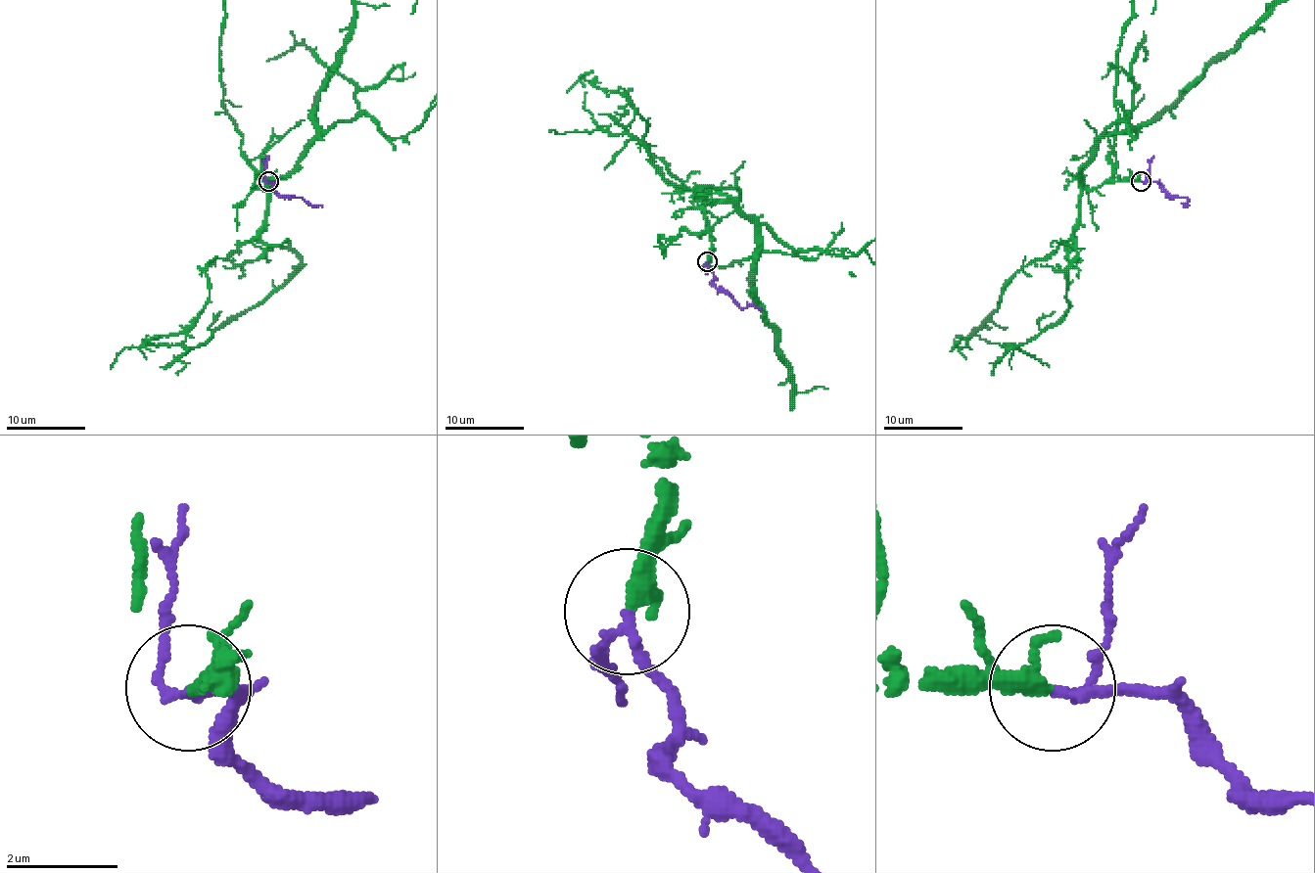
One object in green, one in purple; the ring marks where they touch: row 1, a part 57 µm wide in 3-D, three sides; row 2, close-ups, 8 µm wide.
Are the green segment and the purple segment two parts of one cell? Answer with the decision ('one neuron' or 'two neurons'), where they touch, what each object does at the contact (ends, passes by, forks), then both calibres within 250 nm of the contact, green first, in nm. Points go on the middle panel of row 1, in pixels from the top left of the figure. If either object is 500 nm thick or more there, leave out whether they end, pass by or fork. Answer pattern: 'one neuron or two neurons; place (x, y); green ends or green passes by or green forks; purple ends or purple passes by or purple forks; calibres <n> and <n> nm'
one neuron; place (707, 261); green passes by; purple passes by; calibres 200 and 140 nm

